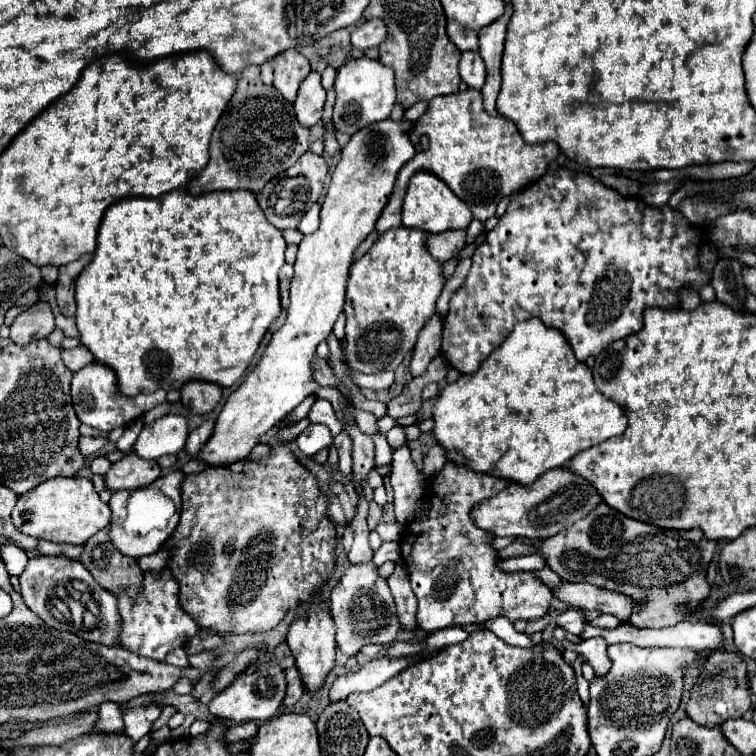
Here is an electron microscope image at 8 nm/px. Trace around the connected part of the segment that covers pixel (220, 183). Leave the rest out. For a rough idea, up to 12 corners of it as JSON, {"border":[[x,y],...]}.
{"border":[[260,67],[238,75],[190,195],[260,193],[310,129]]}

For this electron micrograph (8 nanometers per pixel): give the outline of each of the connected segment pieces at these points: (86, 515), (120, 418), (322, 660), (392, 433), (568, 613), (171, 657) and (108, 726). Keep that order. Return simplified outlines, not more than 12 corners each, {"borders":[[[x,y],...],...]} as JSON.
{"borders":[[[56,477],[22,495],[12,523],[84,545],[110,523],[92,481]],[[110,367],[72,377],[82,423],[108,433],[166,401],[166,391],[128,399]],[[328,607],[290,625],[286,643],[316,695],[336,663]],[[395,426],[386,434],[393,451],[406,444],[405,427]],[[566,609],[556,625],[578,635],[586,627],[580,609]],[[182,647],[172,649],[164,661],[184,667],[188,665],[188,655]],[[116,703],[98,707],[96,733],[124,733]]]}

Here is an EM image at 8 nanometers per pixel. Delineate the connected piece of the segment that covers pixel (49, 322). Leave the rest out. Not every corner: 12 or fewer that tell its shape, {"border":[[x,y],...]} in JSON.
{"border":[[46,301],[24,311],[10,327],[10,339],[24,347],[54,331]]}

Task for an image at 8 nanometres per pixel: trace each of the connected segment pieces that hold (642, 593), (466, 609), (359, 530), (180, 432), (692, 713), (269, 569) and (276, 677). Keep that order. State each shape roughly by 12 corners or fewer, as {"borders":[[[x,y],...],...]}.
{"borders":[[[600,503],[534,545],[618,591],[636,627],[686,621],[718,543]],[[446,463],[404,527],[418,627],[538,621],[532,571],[496,567],[470,511],[508,485]],[[362,499],[352,521],[354,543],[348,553],[350,563],[372,561],[366,525],[368,503]],[[182,415],[144,425],[134,443],[142,459],[178,453],[188,437]],[[706,657],[686,713],[704,727],[750,709],[746,661]],[[286,443],[186,475],[180,605],[270,631],[336,567],[328,497]],[[278,665],[240,675],[208,709],[244,723],[268,721],[286,693]]]}

